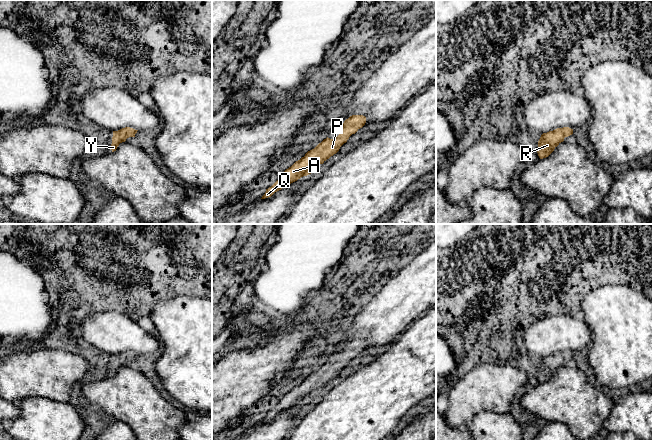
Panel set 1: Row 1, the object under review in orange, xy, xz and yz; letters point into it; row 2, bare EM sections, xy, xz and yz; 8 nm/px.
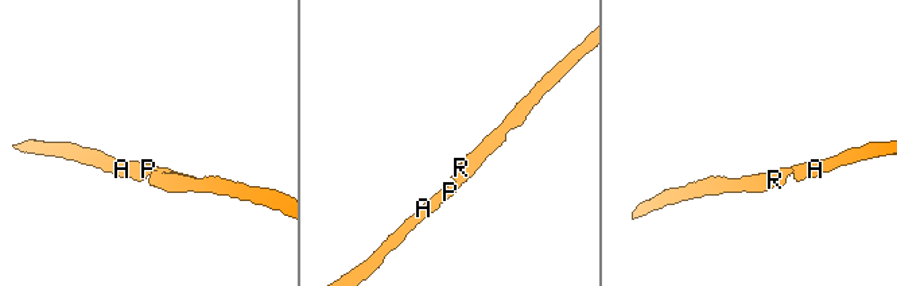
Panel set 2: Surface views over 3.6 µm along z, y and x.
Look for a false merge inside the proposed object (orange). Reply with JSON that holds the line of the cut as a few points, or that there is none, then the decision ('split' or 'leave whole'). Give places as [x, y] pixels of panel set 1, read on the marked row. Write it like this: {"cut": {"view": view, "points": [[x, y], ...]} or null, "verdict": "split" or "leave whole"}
{"cut": null, "verdict": "leave whole"}

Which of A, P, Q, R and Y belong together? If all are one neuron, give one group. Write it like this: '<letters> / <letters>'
A P Q R Y

